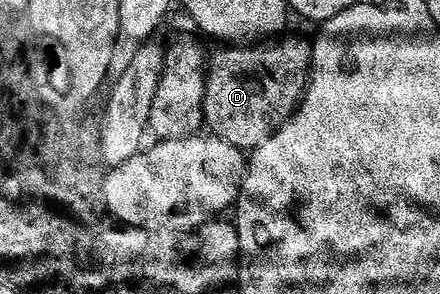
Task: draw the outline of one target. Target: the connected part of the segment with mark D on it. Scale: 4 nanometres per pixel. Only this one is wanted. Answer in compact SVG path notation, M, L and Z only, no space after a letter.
M288 37L247 48L220 48L224 50L218 51L208 66L208 79L204 82L204 122L215 137L242 152L255 150L292 117L308 87L312 42Z

